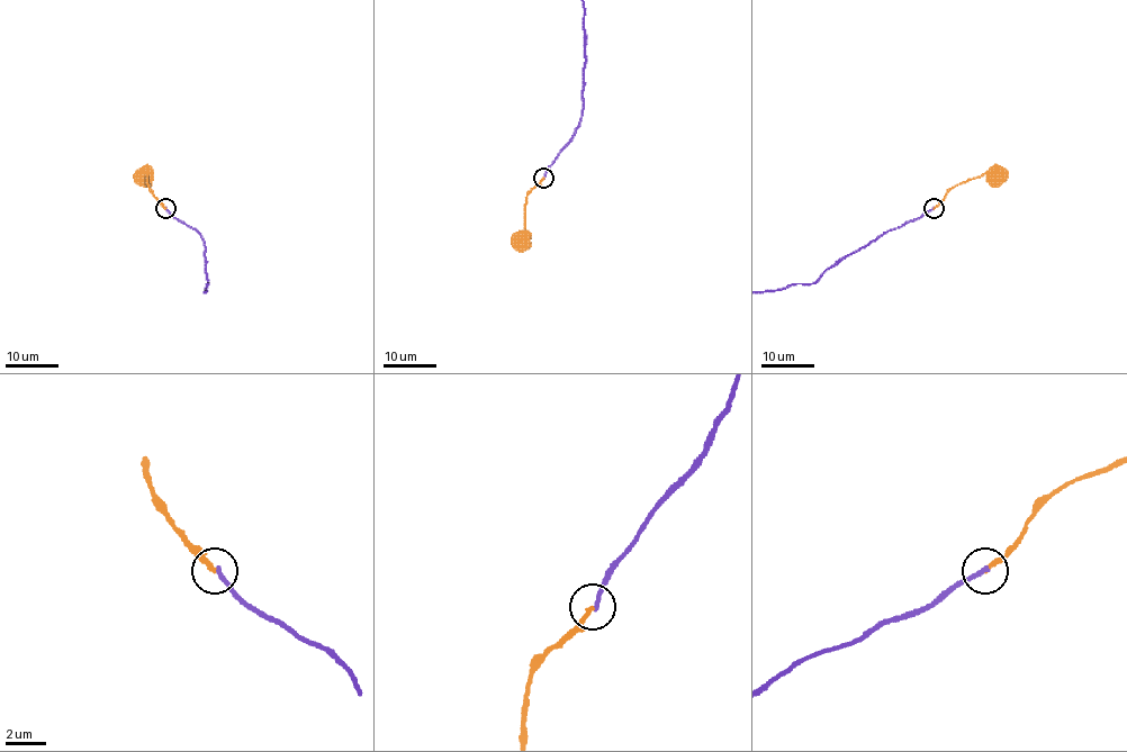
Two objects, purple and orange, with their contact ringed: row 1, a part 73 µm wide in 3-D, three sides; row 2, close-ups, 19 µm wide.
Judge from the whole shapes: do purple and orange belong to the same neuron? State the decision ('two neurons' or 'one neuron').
two neurons

